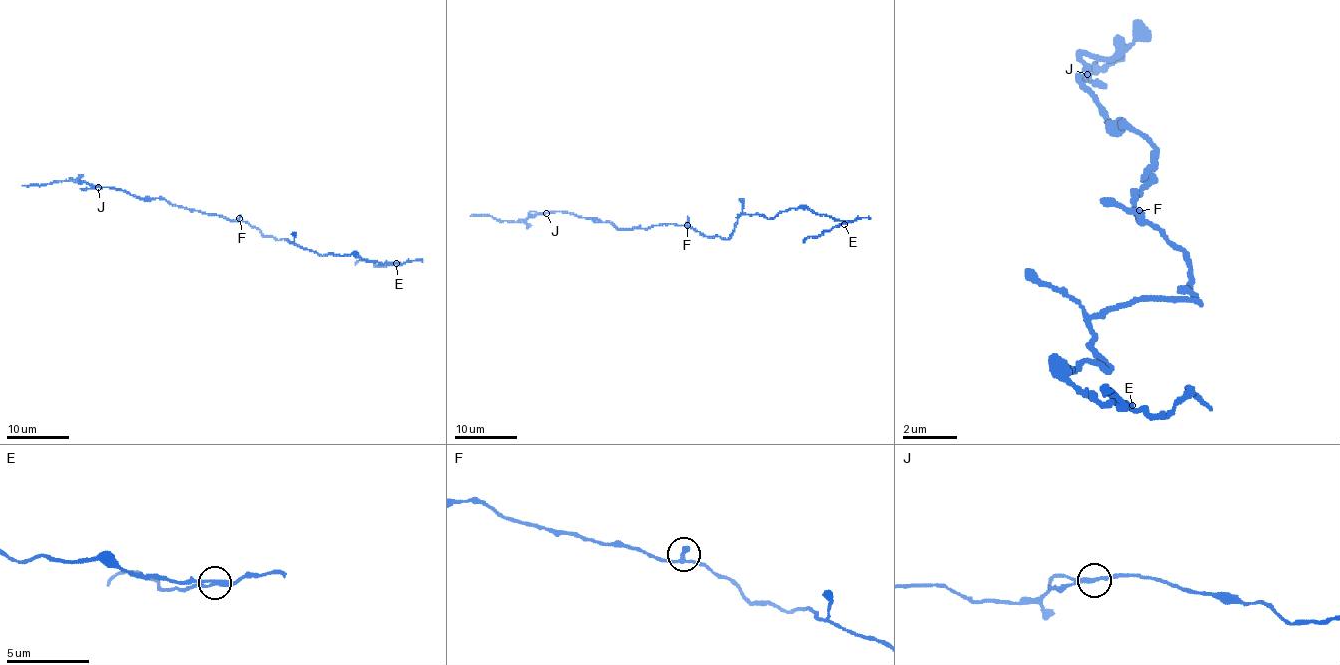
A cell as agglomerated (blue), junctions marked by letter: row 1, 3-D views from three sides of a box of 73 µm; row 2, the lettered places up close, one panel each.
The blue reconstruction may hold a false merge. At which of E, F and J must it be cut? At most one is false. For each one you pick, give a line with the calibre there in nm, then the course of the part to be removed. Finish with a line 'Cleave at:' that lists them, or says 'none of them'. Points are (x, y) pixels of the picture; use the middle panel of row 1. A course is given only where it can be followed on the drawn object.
Cleave at: none of them

